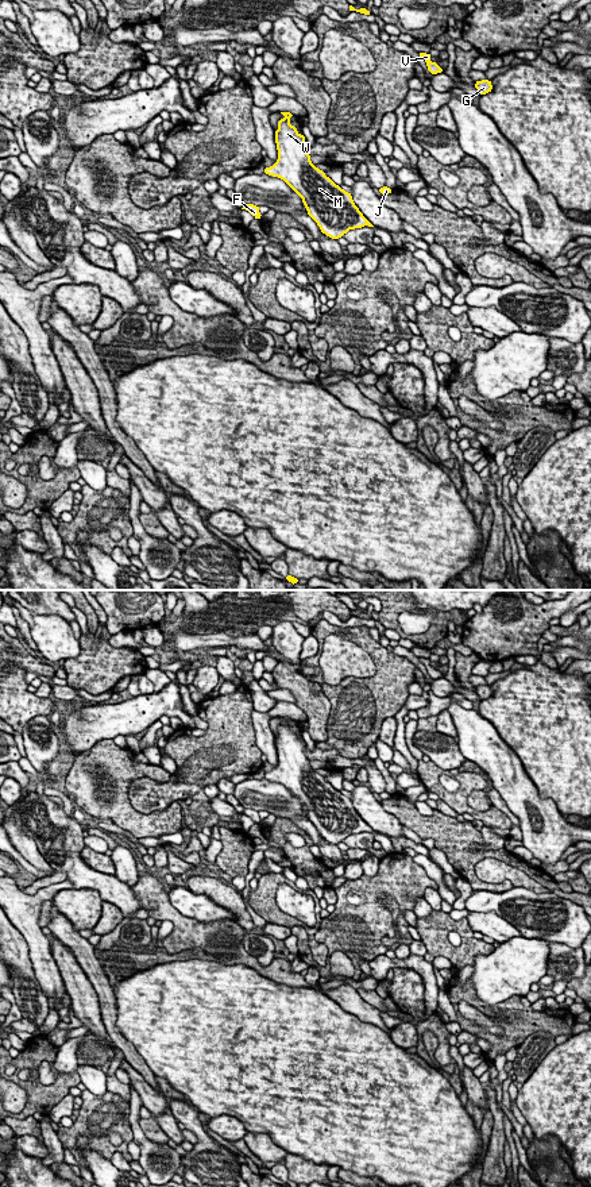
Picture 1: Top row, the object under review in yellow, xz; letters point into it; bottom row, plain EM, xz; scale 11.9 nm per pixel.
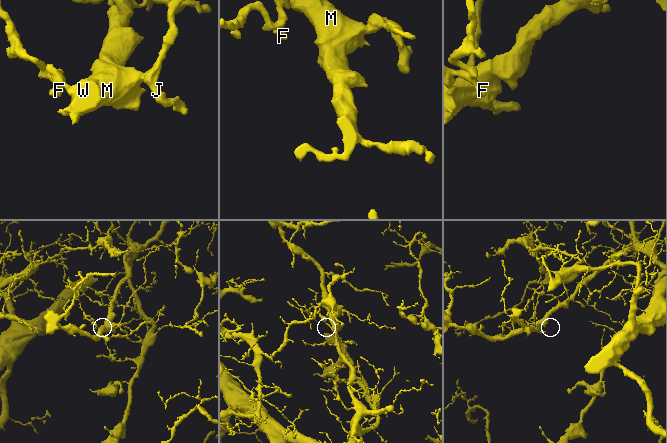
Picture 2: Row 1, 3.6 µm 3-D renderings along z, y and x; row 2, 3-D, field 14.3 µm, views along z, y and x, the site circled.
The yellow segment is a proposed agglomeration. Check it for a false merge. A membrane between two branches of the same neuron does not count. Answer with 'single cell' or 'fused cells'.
single cell

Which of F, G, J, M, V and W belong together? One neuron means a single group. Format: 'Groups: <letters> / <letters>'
Groups: F G J M V W

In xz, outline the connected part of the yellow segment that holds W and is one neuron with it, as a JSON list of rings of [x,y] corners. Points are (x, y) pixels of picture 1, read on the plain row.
[[[290,717],[278,727],[275,748],[277,767],[264,778],[283,785],[301,803],[308,820],[321,837],[339,844],[349,835],[374,832],[355,810],[351,798],[336,790],[316,772],[305,755],[305,741],[290,729]]]

